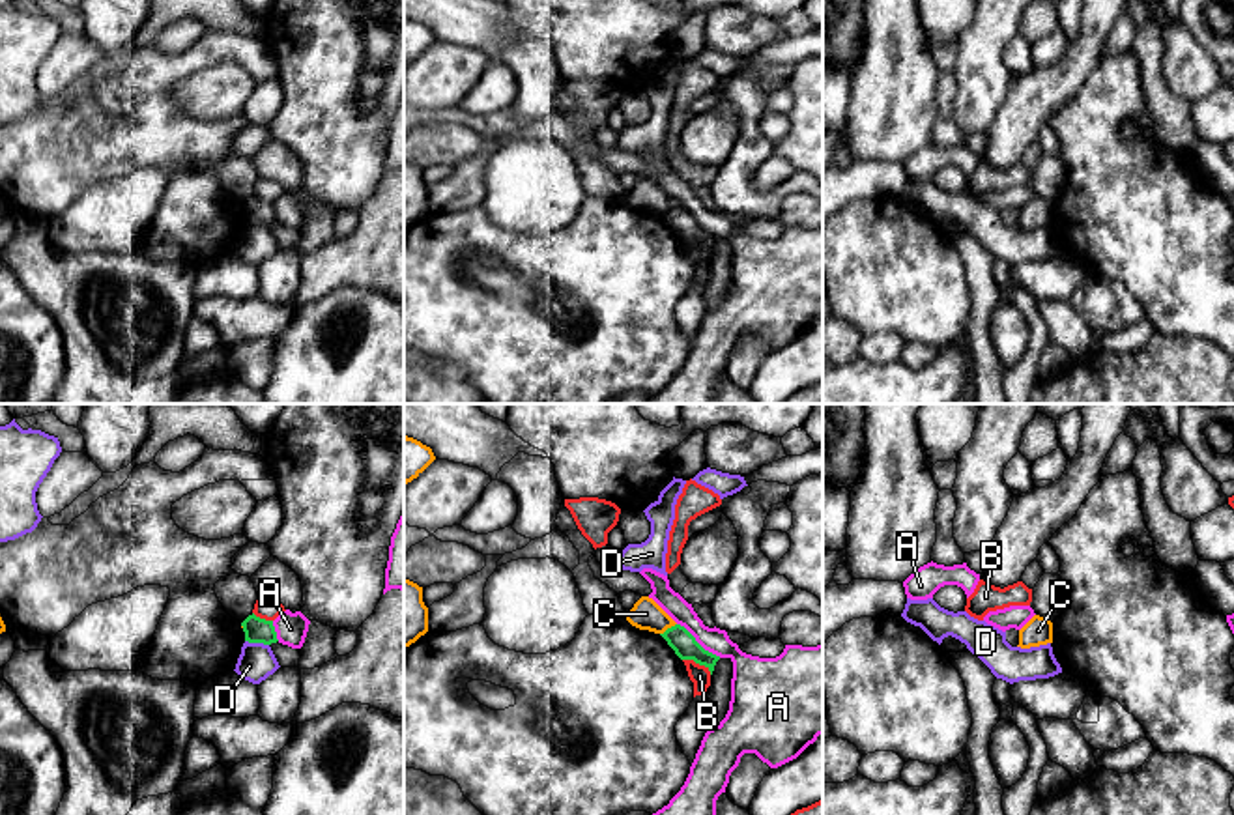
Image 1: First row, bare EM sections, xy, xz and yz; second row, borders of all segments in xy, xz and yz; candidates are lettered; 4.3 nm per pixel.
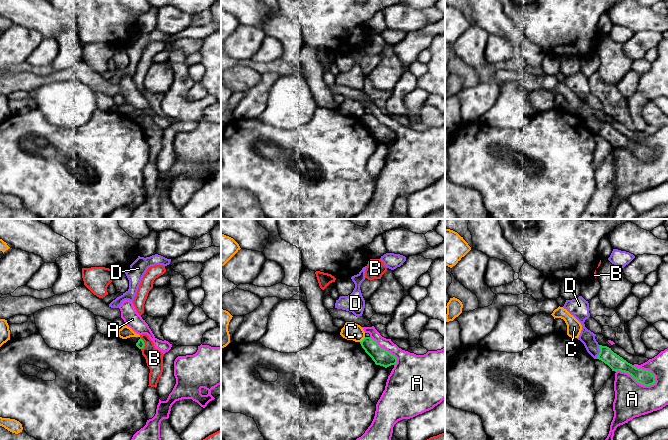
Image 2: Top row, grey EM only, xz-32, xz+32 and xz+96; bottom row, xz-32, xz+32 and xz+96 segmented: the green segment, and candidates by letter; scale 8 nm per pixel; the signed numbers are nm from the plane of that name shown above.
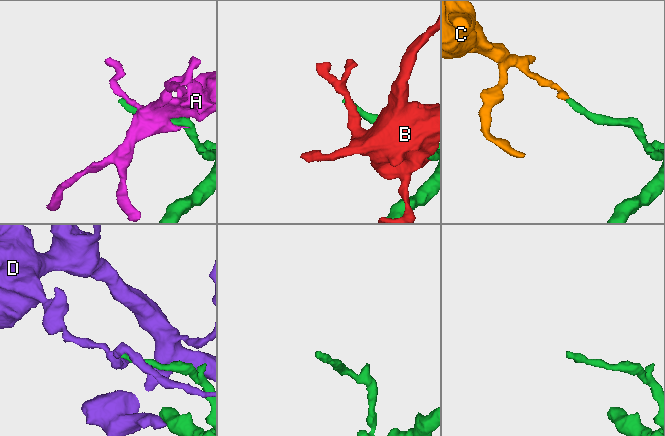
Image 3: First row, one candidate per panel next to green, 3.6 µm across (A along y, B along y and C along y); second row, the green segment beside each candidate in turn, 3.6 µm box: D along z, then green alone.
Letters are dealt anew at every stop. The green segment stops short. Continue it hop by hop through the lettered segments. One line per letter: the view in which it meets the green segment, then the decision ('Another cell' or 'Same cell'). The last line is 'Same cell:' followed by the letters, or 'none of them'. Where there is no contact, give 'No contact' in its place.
A: Touches green in xz. Another cell
B: Touches green in xz. Another cell
C: Touches green in xz. Another cell
D: Touches green in xy. Another cell
Same cell: none of them

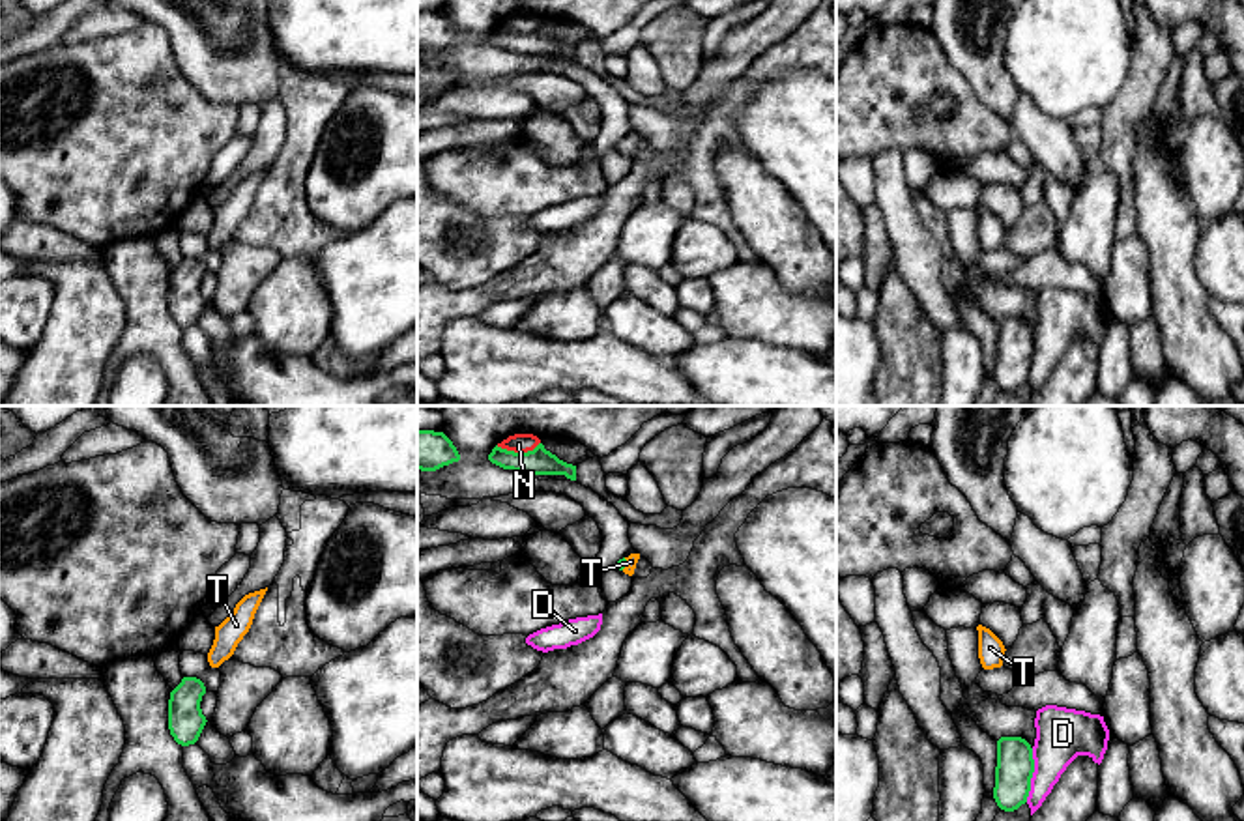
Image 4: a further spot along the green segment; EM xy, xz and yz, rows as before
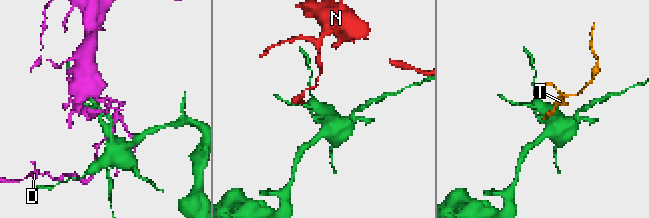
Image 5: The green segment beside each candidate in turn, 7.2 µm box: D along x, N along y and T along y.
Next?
D: Touches green in yz. Another cell
N: Touches green in xz. Another cell
T: Touches green in xz. Same cell
Same cell: T

